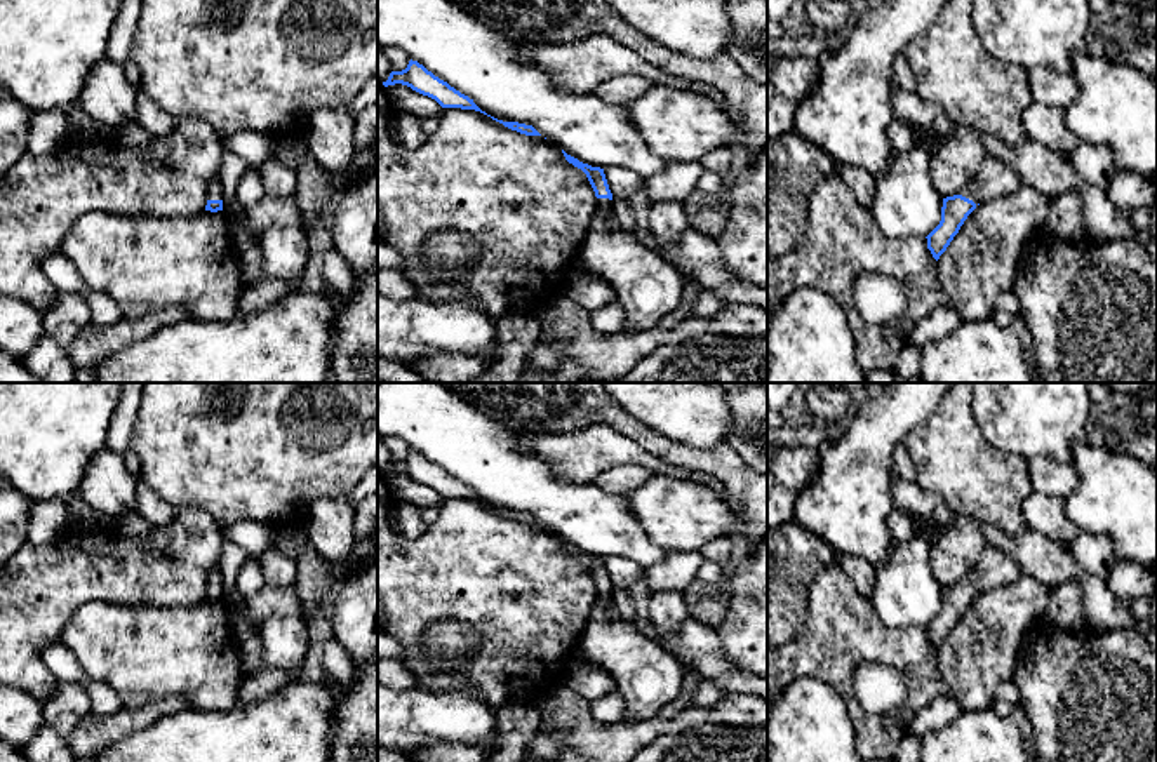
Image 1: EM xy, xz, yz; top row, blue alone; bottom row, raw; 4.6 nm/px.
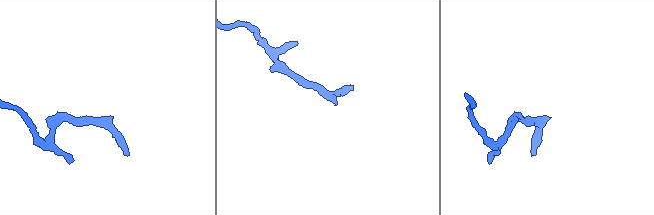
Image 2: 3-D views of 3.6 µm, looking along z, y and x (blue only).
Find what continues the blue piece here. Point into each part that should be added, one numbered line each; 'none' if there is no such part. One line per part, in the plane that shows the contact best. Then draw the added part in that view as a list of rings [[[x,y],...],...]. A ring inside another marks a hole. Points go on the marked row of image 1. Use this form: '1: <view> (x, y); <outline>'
1: yz (994, 178); [[[986,155],[974,181],[959,195],[978,205],[997,197],[1013,195],[1021,186],[1023,184],[1013,167],[1002,164],[992,155]]]

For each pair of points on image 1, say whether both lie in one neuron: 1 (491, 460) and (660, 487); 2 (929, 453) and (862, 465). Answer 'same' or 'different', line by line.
1: different
2: different

